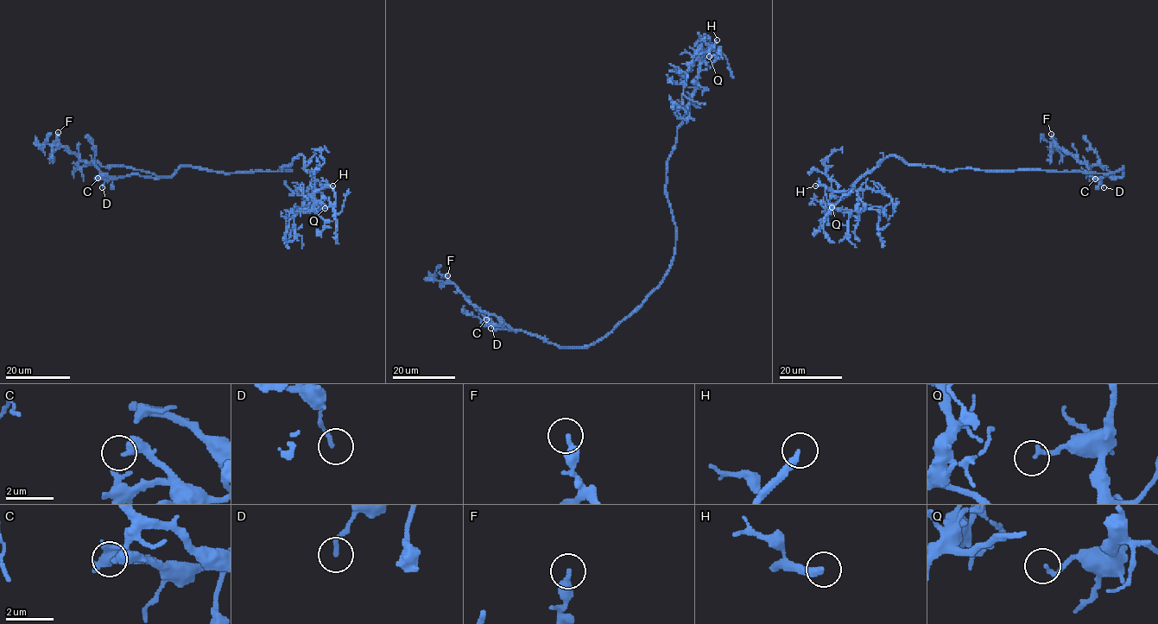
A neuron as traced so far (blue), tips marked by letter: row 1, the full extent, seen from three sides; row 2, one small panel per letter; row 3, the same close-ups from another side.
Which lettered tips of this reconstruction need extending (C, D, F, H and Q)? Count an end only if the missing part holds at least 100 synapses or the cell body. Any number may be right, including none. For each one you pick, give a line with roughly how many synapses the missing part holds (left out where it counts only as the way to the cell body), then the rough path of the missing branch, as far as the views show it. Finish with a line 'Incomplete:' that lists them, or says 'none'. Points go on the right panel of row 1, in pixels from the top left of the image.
Incomplete: H

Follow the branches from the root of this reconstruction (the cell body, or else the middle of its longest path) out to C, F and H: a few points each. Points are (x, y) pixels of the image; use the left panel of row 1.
C: (289, 169), (217, 173), (180, 165), (168, 177), (131, 174), (111, 179), (98, 178)
F: (289, 169), (217, 173), (180, 165), (168, 177), (110, 178), (61, 146), (58, 132)
H: (289, 169), (281, 168), (291, 164), (300, 154), (316, 191), (332, 185)

